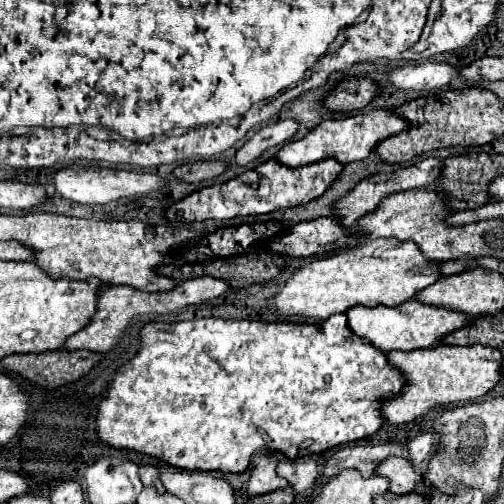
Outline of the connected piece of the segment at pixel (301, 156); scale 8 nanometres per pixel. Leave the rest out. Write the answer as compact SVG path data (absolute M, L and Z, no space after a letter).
M371 111L371 113L361 113L361 115L353 115L353 117L345 117L345 119L337 119L337 121L323 121L321 125L317 125L313 131L309 131L303 139L299 141L291 141L287 143L279 155L277 161L289 167L299 167L299 165L309 165L321 159L331 159L335 157L339 163L351 163L351 161L361 161L365 159L383 139L397 135L401 131L409 129L409 123L393 113L393 111Z

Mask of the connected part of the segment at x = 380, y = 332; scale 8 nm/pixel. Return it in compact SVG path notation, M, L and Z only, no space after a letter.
M417 299L403 303L401 307L353 307L347 311L349 327L355 335L369 339L383 353L389 351L415 351L435 347L443 341L445 335L469 325L473 319L461 311L453 311L447 307L425 305Z

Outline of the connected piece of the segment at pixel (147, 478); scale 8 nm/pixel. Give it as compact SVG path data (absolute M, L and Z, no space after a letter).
M151 465L141 467L141 481L143 481L145 485L155 485L159 493L165 491L165 489L163 489L163 483L161 483L161 479L159 479L159 469L157 469L157 467L151 467Z

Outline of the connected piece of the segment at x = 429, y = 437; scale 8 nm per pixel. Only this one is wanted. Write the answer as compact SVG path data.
M423 433L423 435L415 437L415 439L409 443L409 455L411 455L413 465L419 465L419 463L427 461L429 455L433 453L433 447L435 447L435 437L433 437L433 433Z

